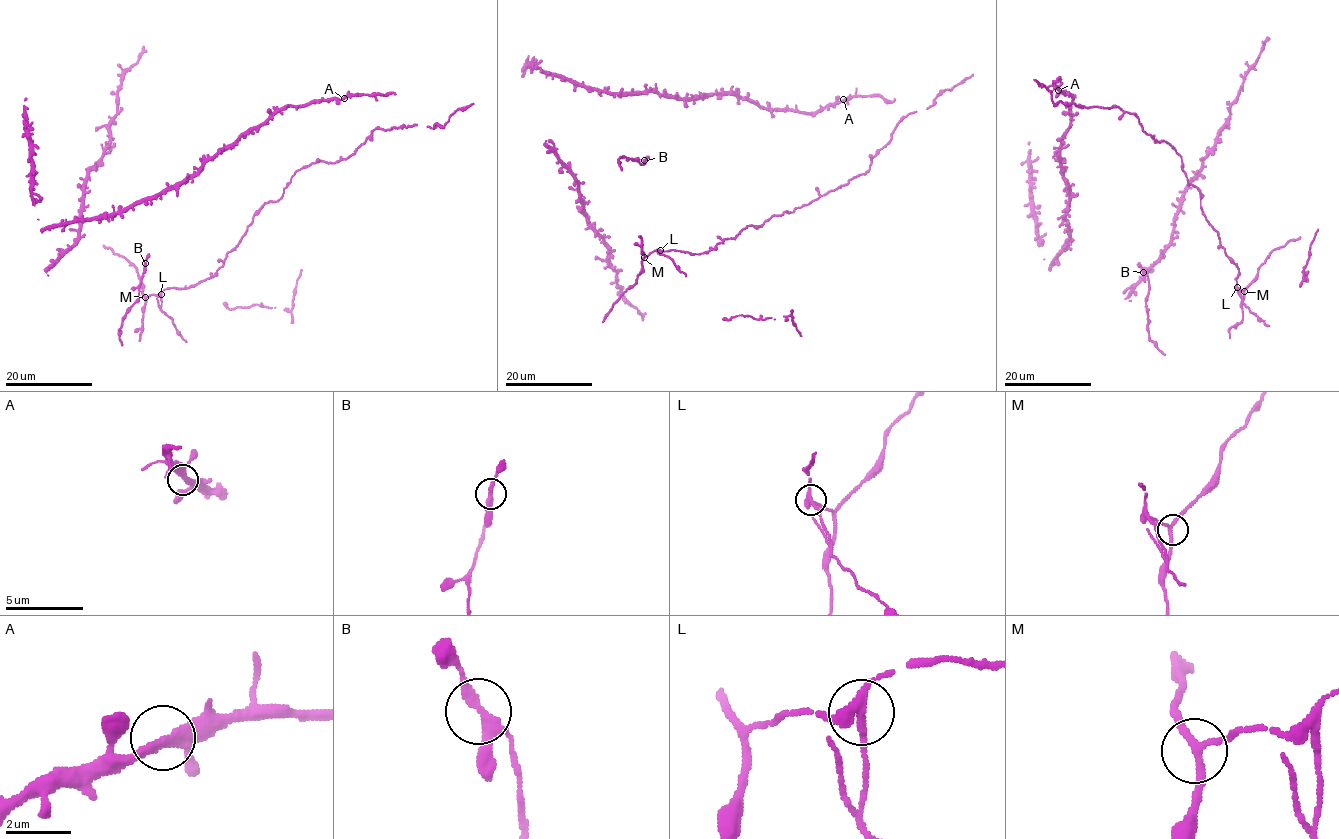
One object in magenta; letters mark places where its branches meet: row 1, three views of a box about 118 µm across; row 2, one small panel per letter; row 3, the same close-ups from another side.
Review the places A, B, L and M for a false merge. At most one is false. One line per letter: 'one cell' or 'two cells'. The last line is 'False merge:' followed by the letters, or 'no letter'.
A: one cell
B: one cell
L: two cells
M: one cell
False merge: L

